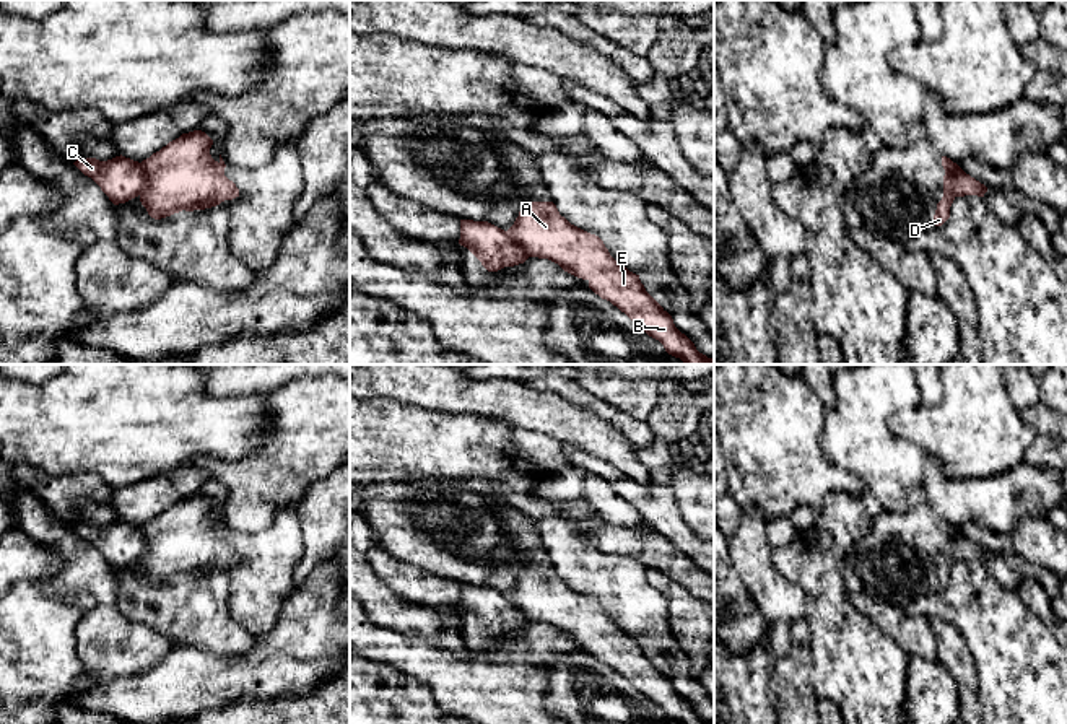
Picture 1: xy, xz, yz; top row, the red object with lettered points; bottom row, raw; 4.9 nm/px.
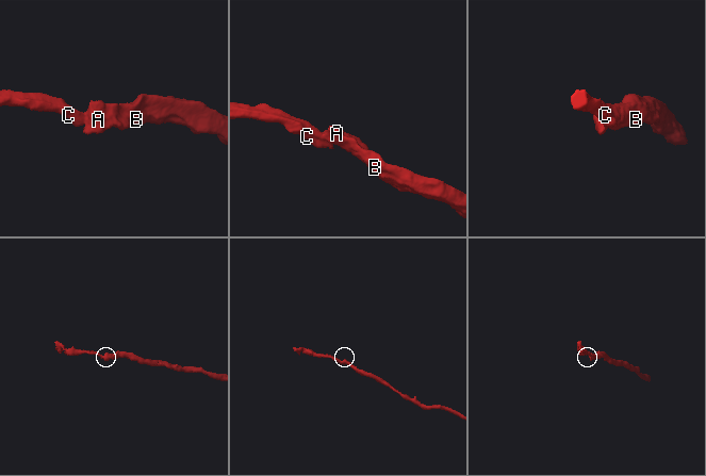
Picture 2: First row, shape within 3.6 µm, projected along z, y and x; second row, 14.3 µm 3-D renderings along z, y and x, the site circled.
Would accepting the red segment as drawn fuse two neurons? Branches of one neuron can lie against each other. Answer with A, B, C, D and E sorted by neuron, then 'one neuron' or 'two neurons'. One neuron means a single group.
A B D E / C; two neurons

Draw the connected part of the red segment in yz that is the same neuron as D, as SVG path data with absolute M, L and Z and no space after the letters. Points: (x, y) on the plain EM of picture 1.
M942 521L942 530L945 534L943 561L937 568L937 574L935 574L935 579L934 579L934 589L935 591L942 591L950 582L950 571L955 565L955 558L953 558L952 550L950 550L950 539L958 529L953 527L950 522Z

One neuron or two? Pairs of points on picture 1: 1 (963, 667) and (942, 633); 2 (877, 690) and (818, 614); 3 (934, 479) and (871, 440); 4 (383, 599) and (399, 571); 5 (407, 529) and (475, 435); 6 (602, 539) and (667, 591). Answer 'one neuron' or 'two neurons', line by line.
1: one neuron
2: one neuron
3: two neurons
4: two neurons
5: two neurons
6: two neurons

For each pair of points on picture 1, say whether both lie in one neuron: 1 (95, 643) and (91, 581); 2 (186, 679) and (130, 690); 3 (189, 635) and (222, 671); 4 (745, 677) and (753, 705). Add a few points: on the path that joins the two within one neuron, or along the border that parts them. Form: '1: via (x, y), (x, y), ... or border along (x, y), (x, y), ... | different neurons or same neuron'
1: via (103, 628), (103, 596) | same neuron
2: via (173, 690), (143, 690) | same neuron
3: border along (173, 645), (205, 648) | different neurons
4: via (745, 684), (747, 698) | same neuron

